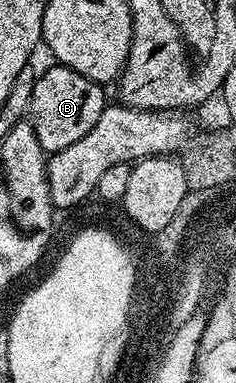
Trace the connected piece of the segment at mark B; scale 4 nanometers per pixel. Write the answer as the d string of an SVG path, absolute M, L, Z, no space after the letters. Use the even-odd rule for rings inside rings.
M58 64L36 77L29 121L37 132L37 144L41 144L44 155L50 156L61 152L61 148L69 148L69 144L81 140L81 136L97 124L97 116L101 116L105 105L103 90L100 83L81 76L81 72L73 72L73 68Z

